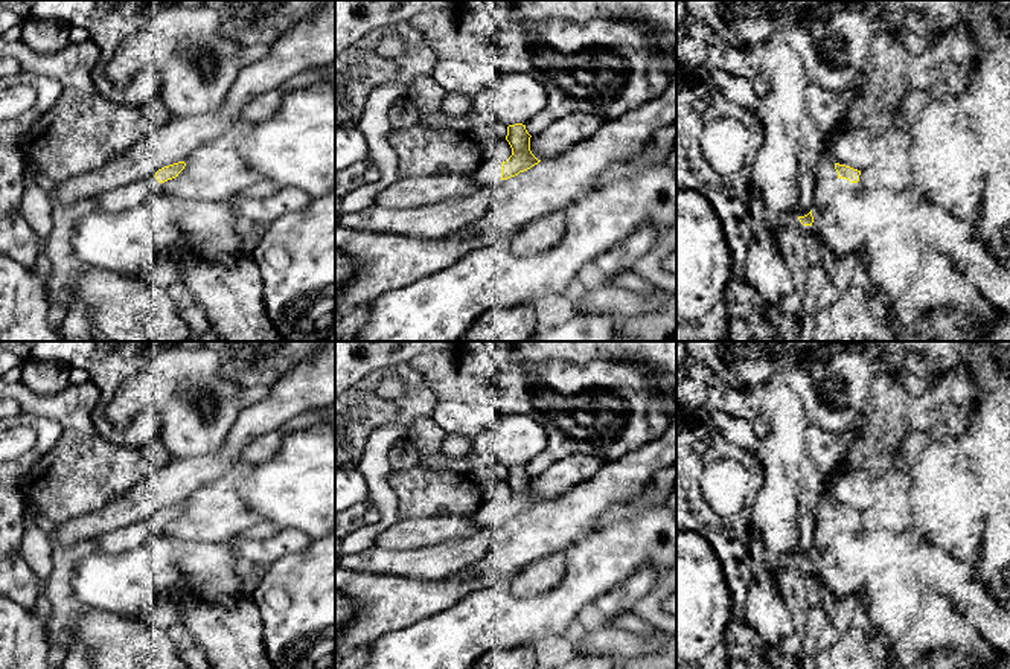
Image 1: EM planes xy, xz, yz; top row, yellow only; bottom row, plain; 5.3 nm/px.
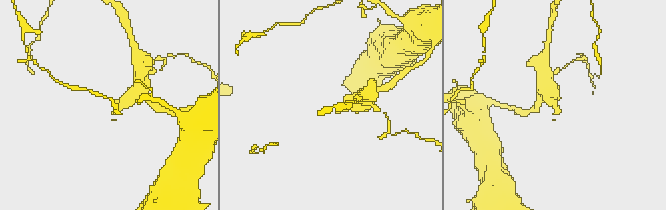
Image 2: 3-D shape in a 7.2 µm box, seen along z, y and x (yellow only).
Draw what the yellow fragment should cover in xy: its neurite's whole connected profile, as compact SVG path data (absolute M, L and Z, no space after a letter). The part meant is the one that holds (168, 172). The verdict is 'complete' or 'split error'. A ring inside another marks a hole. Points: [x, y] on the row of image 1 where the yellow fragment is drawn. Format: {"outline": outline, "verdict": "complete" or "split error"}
{"outline": "M178 162L158 169L154 177L108 190L99 195L97 209L101 212L116 212L125 210L128 207L137 207L146 200L149 194L158 190L161 183L178 177L184 166L184 162Z", "verdict": "split error"}

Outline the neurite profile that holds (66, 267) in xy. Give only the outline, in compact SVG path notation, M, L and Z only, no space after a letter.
M97 197L81 200L72 204L52 203L52 230L46 244L46 254L52 265L49 280L49 300L64 306L72 306L70 286L93 265L81 262L72 251L72 236L76 222L93 212L97 212Z

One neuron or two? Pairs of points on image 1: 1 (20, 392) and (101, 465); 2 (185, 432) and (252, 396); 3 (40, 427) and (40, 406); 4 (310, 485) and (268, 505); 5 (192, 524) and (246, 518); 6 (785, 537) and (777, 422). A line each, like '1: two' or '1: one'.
1: one
2: two
3: two
4: one
5: one
6: one

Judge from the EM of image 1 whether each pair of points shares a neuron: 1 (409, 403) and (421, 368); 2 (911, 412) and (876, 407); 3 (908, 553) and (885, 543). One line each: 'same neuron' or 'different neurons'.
1: different neurons
2: different neurons
3: different neurons

